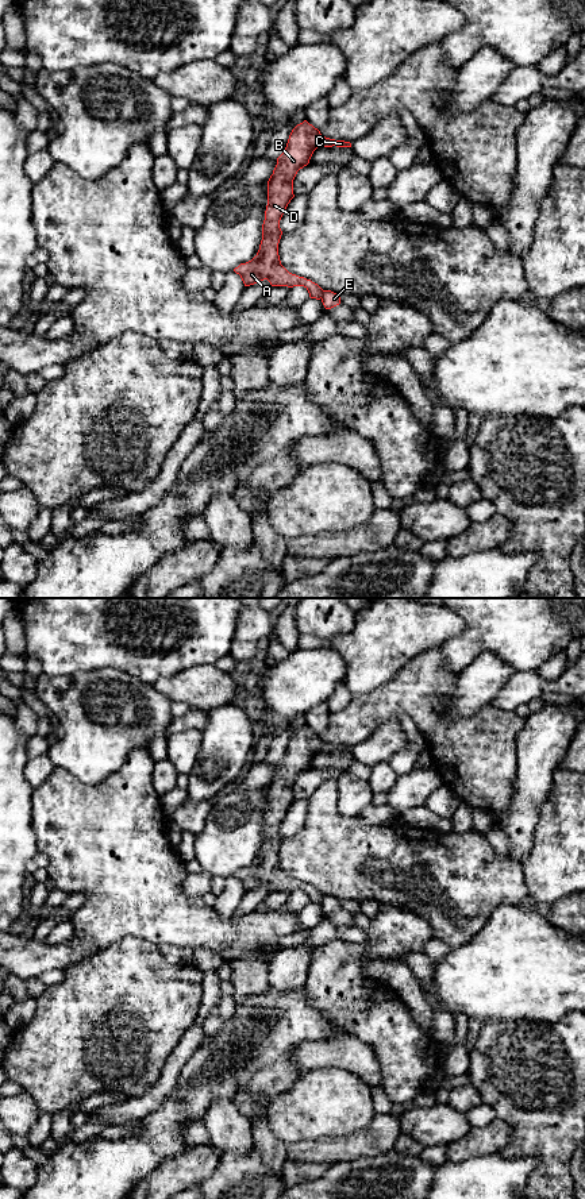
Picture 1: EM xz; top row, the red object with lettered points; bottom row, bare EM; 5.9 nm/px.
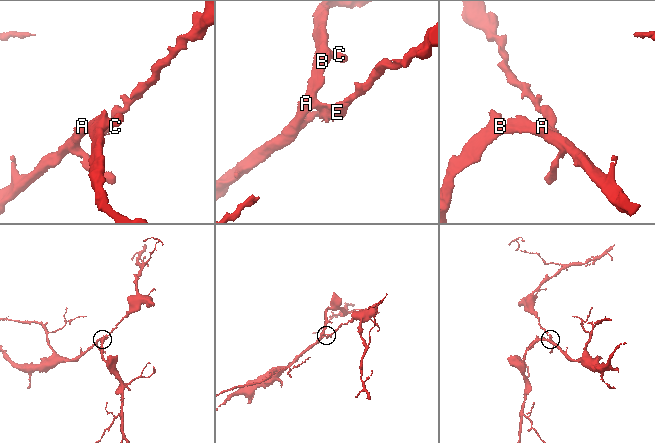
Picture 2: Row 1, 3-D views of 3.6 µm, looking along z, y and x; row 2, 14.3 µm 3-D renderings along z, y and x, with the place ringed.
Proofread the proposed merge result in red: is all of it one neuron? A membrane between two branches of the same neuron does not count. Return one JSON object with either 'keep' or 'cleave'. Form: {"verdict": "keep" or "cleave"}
{"verdict": "cleave"}

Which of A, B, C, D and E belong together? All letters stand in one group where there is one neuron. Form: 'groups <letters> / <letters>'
groups A B C D / E

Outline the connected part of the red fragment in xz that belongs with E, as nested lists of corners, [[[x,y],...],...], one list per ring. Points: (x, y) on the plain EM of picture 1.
[[[323,895],[322,907],[326,914],[331,914],[340,909],[340,899],[331,895]]]

